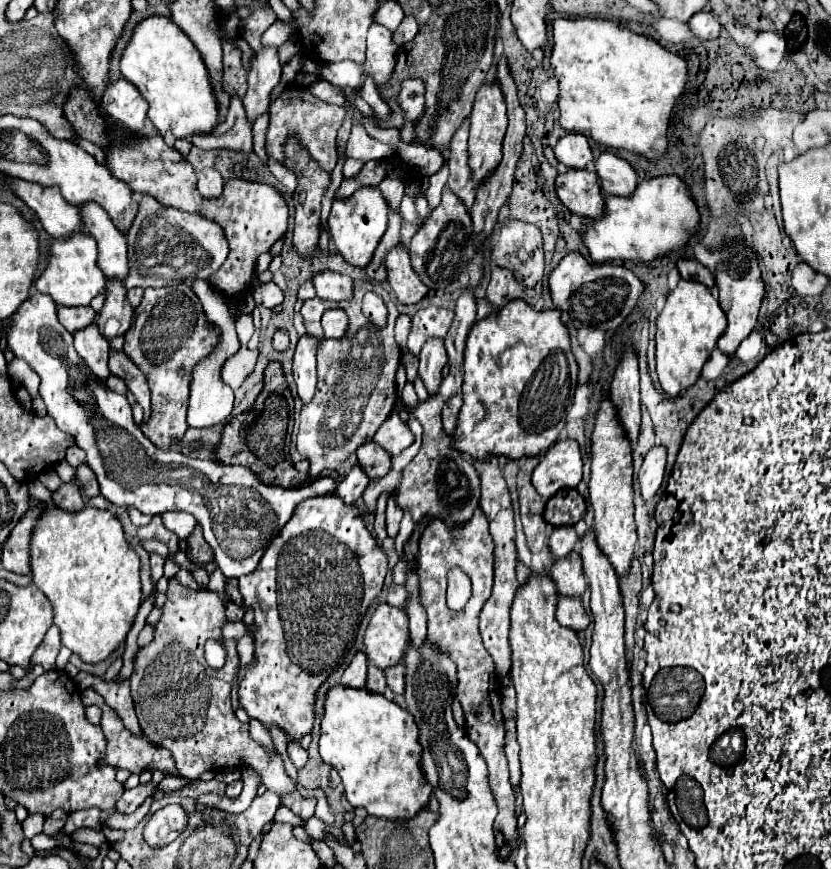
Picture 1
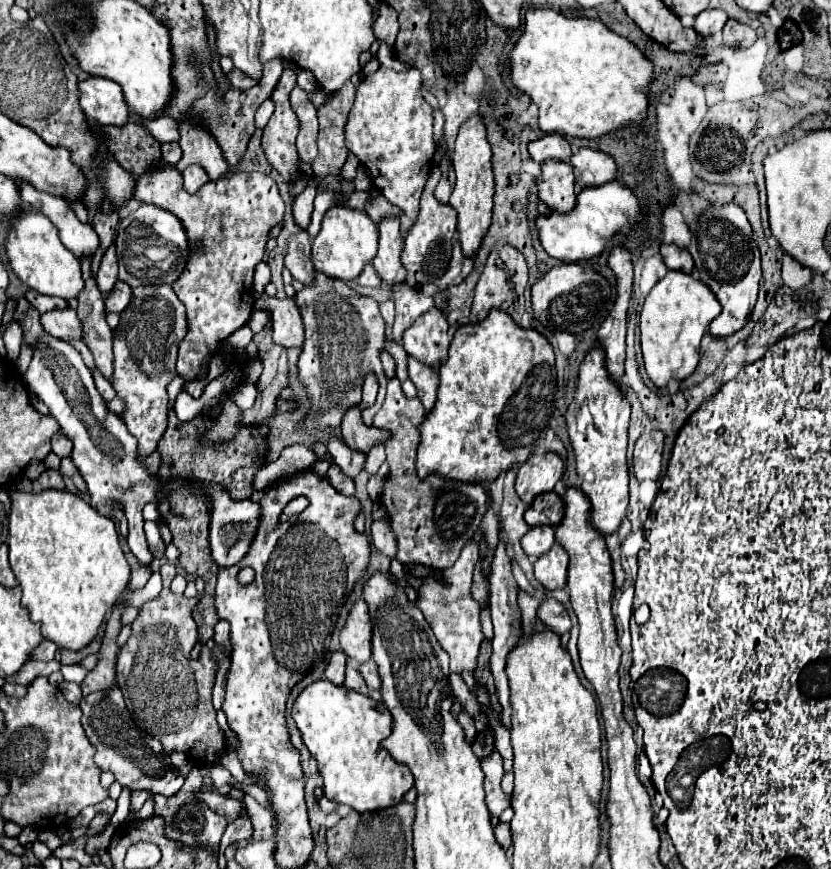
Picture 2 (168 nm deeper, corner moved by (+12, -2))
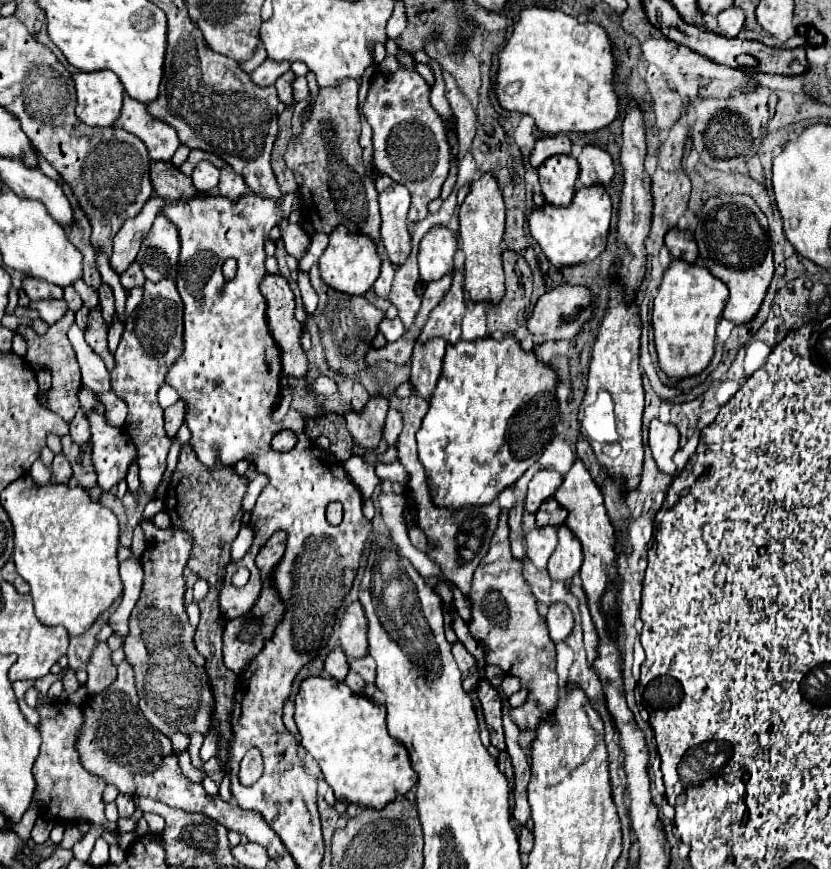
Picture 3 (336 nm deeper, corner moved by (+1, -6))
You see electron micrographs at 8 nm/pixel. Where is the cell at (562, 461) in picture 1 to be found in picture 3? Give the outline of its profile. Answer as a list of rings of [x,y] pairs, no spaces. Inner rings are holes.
[[[541,469],[535,473],[535,477],[529,483],[529,491],[527,491],[527,501],[525,501],[525,511],[527,513],[537,513],[539,505],[549,499],[555,489],[561,485],[563,475],[557,471],[549,471],[549,469]]]

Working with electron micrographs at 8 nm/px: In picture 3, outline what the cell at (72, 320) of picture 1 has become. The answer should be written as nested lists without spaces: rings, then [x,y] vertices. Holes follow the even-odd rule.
[[[25,277],[23,279],[23,289],[25,289],[25,293],[27,293],[27,297],[31,301],[47,299],[47,297],[55,297],[55,299],[63,297],[63,289],[53,285],[53,283],[45,283],[45,279],[29,279],[29,277]]]

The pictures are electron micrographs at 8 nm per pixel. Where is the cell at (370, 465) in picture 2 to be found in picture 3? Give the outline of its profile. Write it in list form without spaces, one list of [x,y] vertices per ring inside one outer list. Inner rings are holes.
[[[389,407],[387,411],[387,421],[385,421],[385,429],[383,429],[383,437],[385,437],[385,443],[387,445],[393,445],[399,437],[403,429],[403,419],[401,419],[401,413],[395,409],[395,407]]]

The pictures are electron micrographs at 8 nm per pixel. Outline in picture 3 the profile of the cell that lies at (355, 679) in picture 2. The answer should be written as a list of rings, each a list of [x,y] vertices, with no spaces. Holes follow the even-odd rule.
[[[349,671],[349,675],[345,677],[345,685],[353,691],[353,693],[363,693],[363,687],[365,687],[365,681],[357,675],[357,673],[353,673],[353,671]]]

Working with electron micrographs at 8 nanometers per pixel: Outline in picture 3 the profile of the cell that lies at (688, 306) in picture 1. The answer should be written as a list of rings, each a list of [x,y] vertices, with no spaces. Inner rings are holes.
[[[673,259],[663,273],[659,295],[653,305],[653,331],[659,365],[669,377],[691,377],[701,373],[711,357],[715,343],[715,325],[721,319],[729,289],[713,277],[705,265]]]

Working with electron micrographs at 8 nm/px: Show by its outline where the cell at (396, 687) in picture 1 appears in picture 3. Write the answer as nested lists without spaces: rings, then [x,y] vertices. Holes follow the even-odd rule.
[[[367,655],[363,659],[349,659],[351,671],[357,671],[367,683],[375,681],[375,661]]]

